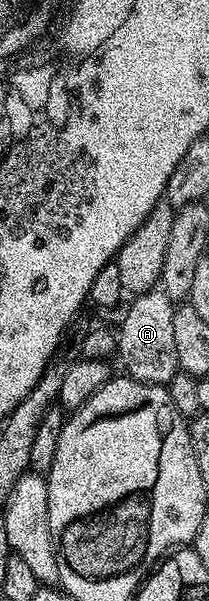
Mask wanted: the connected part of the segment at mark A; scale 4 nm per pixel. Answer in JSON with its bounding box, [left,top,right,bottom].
[117,288,181,386]

